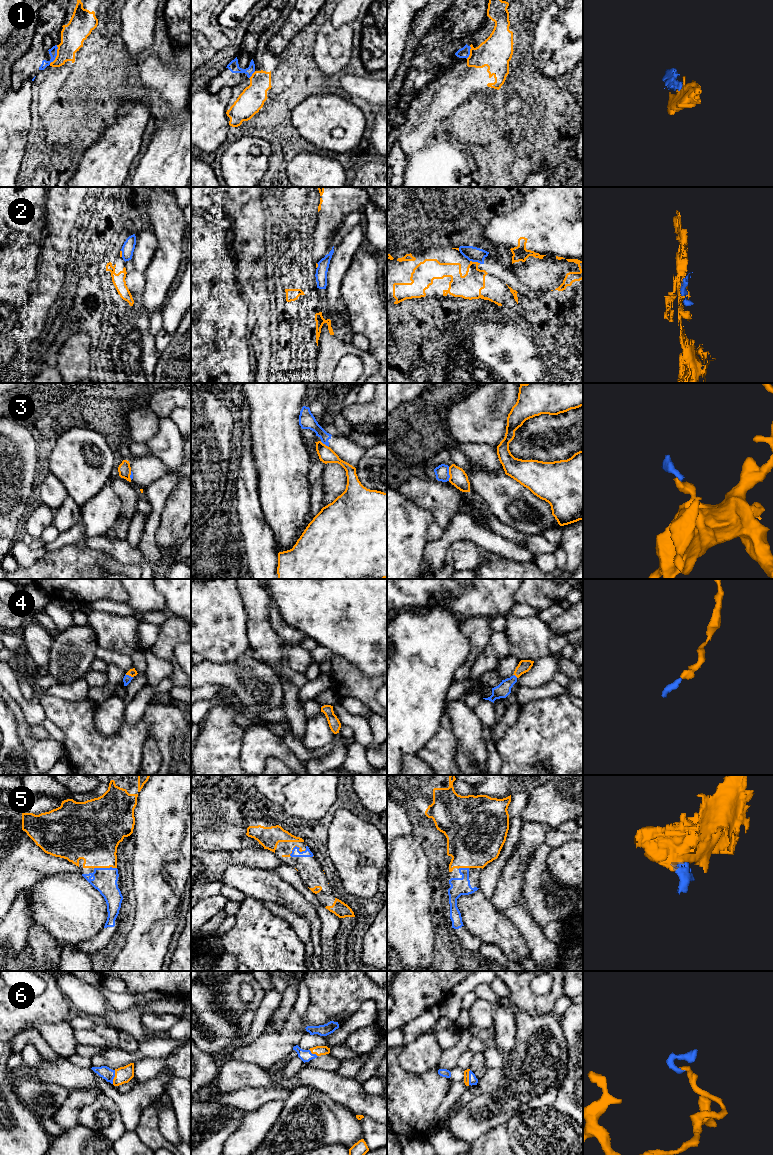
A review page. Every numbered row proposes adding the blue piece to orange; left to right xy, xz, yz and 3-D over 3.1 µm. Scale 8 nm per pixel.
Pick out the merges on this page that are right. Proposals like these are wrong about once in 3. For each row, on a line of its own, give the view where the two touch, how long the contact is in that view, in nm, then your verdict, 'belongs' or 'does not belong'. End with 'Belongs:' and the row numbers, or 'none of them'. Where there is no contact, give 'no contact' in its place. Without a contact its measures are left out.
1: meets orange in xy; contact 170 nm long; does not belong
2: meets orange in yz; contact 90 nm long; does not belong
3: meets orange in yz; contact 110 nm long; does not belong
4: meets orange in xy; contact 70 nm long; belongs
5: meets orange in xy; contact 190 nm long; belongs
6: meets orange in yz; contact 120 nm long; belongs
Belongs: 4, 5, 6

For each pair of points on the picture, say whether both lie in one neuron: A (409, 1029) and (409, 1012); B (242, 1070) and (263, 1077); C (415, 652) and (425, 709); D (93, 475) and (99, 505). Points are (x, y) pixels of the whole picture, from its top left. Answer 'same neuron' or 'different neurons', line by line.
A: different neurons
B: same neuron
C: same neuron
D: different neurons

